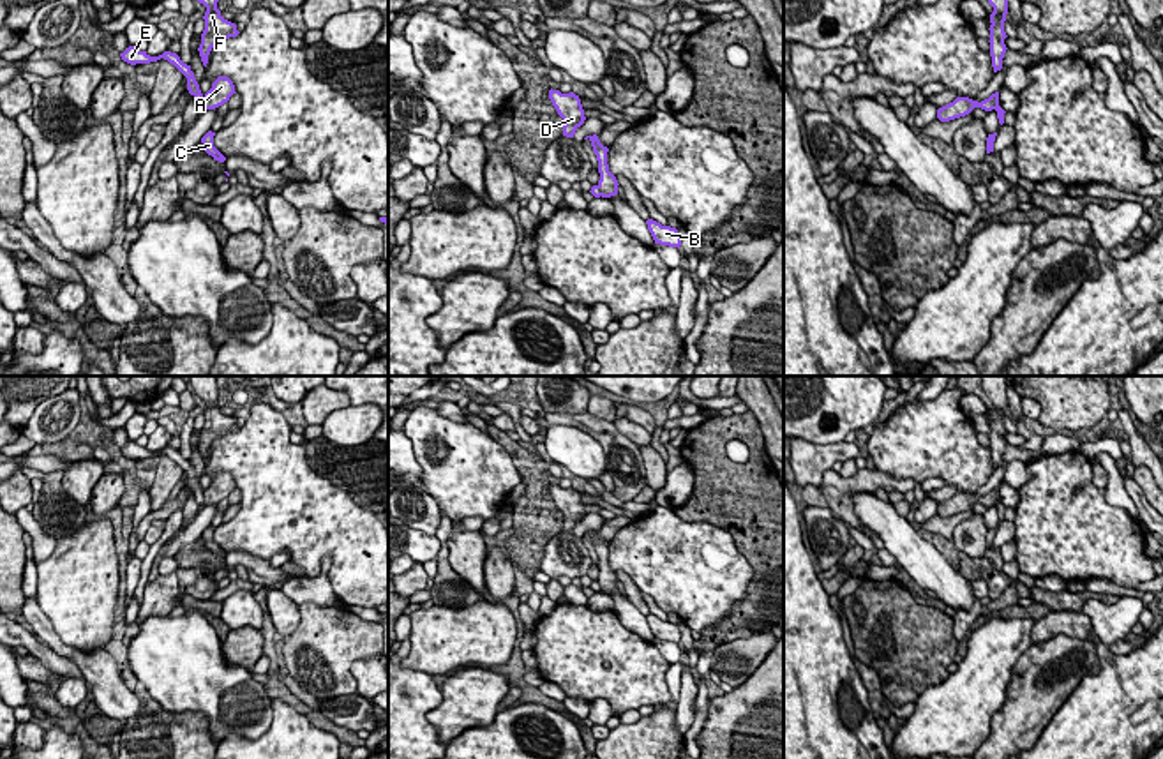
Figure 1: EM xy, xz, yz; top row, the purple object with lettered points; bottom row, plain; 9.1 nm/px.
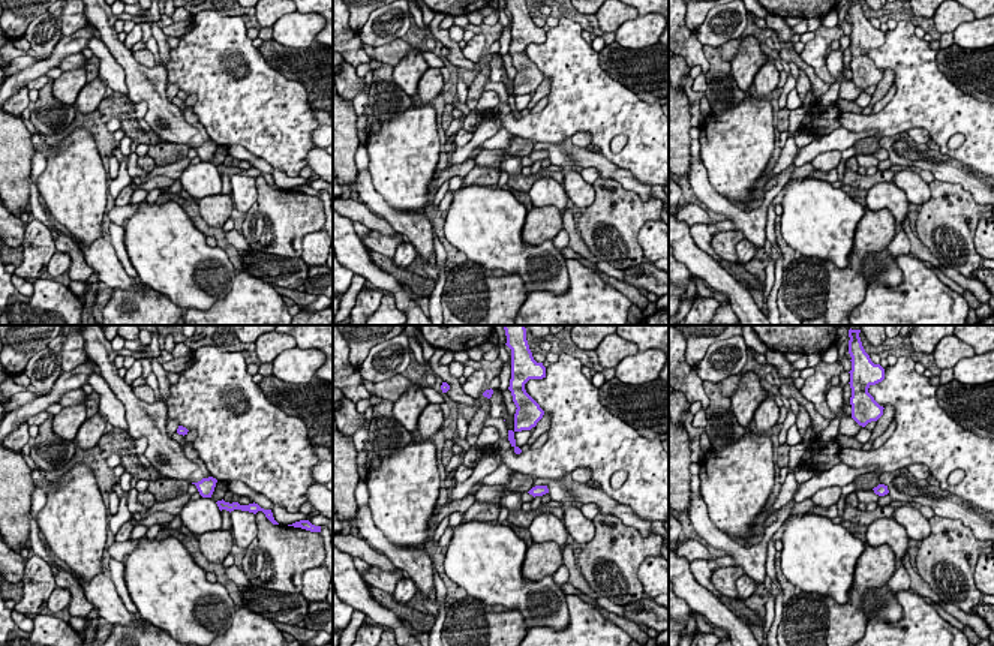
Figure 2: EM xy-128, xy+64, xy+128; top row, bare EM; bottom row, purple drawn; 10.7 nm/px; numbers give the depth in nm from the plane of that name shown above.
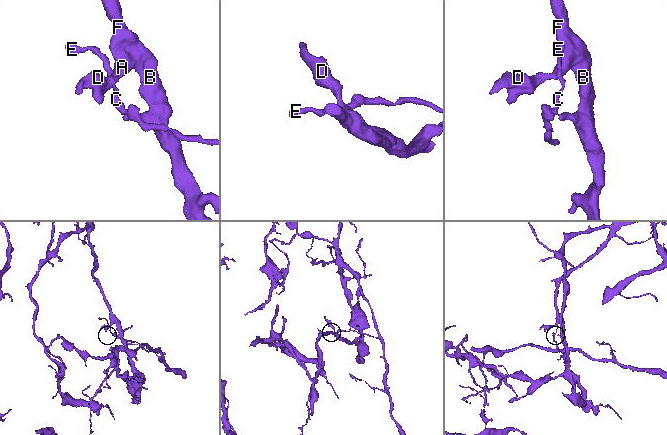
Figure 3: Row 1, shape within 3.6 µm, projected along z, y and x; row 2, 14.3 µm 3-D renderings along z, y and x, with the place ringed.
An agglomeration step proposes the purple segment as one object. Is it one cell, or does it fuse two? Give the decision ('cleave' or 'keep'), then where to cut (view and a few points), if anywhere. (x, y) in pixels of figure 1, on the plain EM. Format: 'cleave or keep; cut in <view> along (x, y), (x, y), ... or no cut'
cleave; cut in xy along (202, 493), (205, 503)

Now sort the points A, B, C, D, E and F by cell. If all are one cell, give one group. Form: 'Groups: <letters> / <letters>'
Groups: A B D F / C E

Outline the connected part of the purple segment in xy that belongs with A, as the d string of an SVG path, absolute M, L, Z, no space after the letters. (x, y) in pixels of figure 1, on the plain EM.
M219 471L212 478L212 484L203 492L205 505L215 505L215 503L222 501L224 498L229 496L229 492L233 489L236 489L233 477L226 471Z

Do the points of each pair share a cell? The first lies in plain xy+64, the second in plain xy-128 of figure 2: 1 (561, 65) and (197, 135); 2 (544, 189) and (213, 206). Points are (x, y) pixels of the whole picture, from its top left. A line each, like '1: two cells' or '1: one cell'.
1: two cells
2: two cells

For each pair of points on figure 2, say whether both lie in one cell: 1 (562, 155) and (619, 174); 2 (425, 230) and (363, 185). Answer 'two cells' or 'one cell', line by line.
1: one cell
2: one cell

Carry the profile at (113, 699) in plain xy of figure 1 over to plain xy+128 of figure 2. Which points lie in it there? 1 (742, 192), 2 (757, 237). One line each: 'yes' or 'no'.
1: no
2: yes

